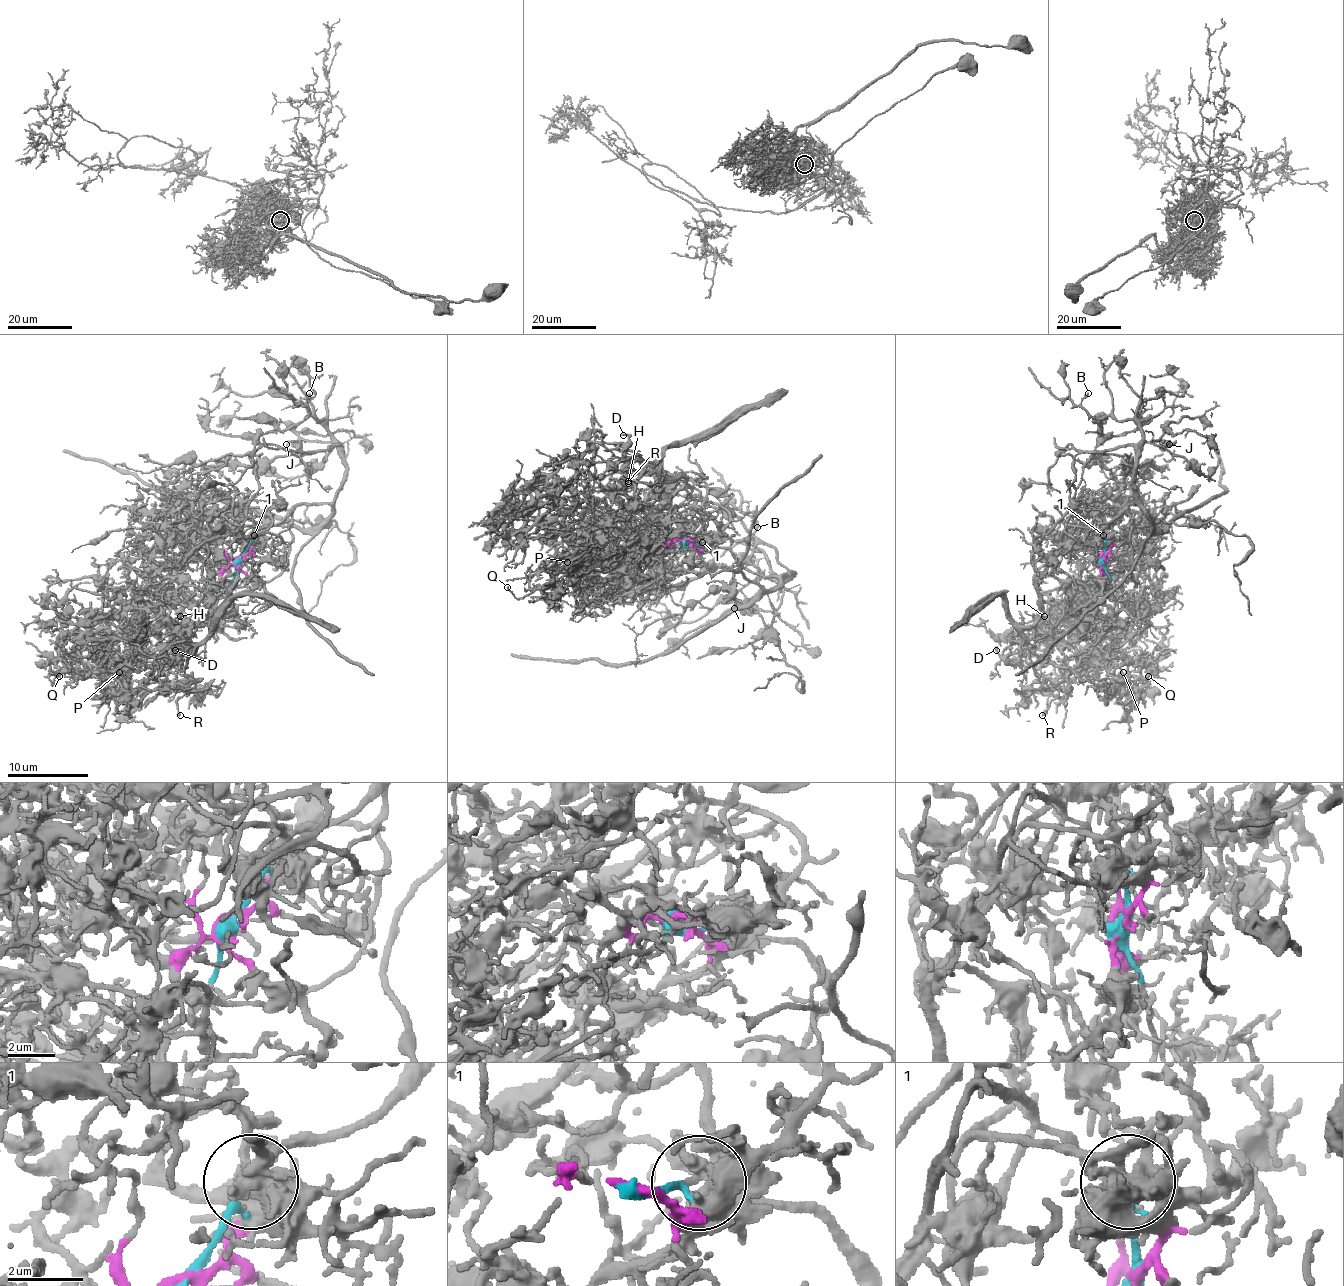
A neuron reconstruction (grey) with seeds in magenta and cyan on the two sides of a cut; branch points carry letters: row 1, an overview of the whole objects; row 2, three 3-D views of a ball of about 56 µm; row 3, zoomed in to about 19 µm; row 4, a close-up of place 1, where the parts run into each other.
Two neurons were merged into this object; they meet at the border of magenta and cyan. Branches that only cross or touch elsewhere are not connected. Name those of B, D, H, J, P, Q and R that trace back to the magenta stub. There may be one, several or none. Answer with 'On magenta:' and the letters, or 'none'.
On magenta: D, H, P, Q, R

